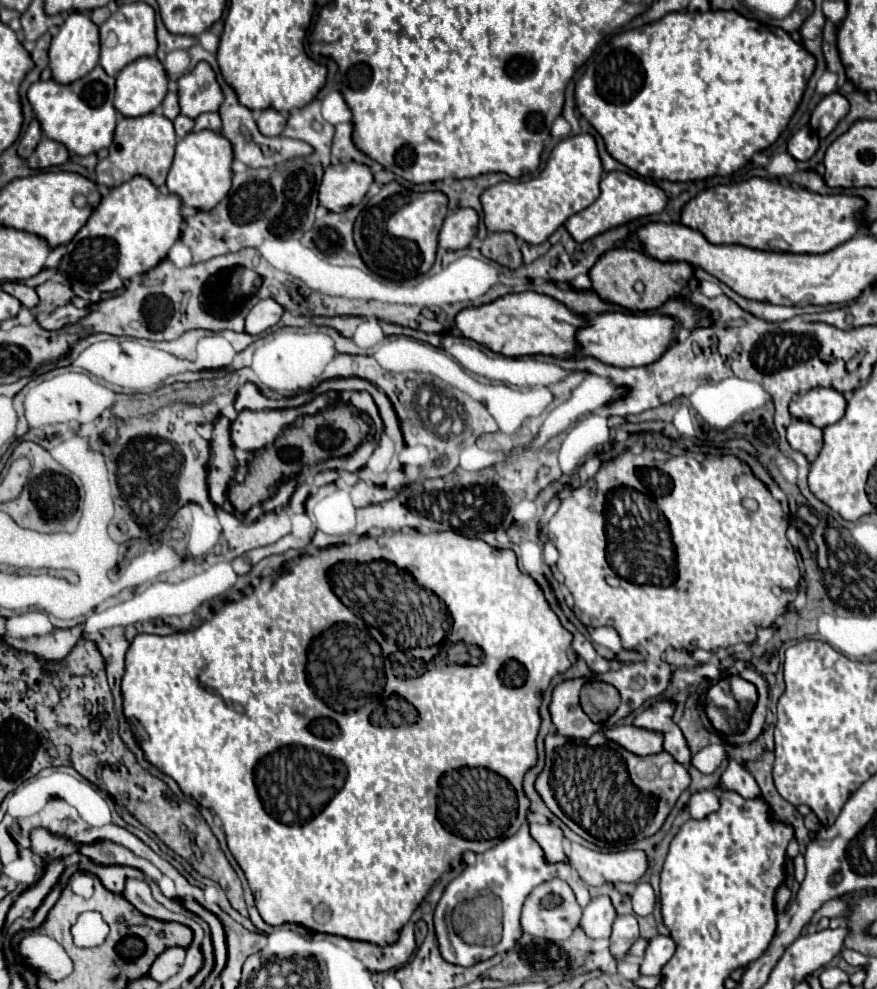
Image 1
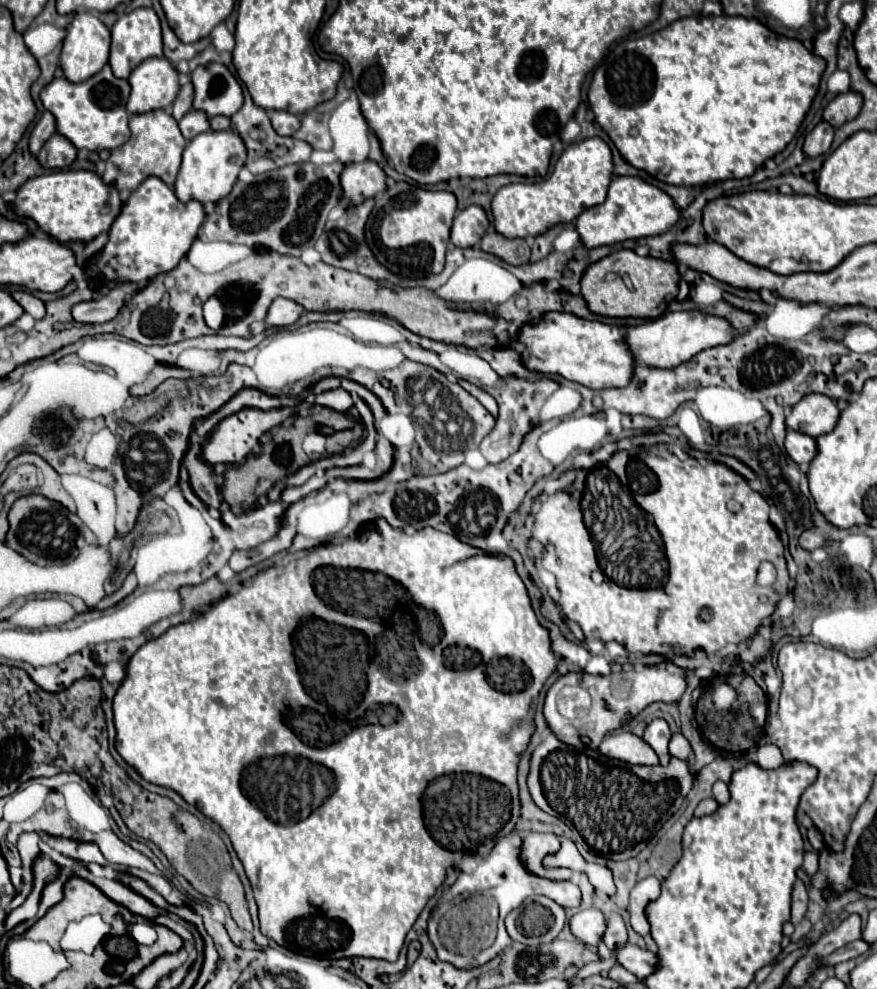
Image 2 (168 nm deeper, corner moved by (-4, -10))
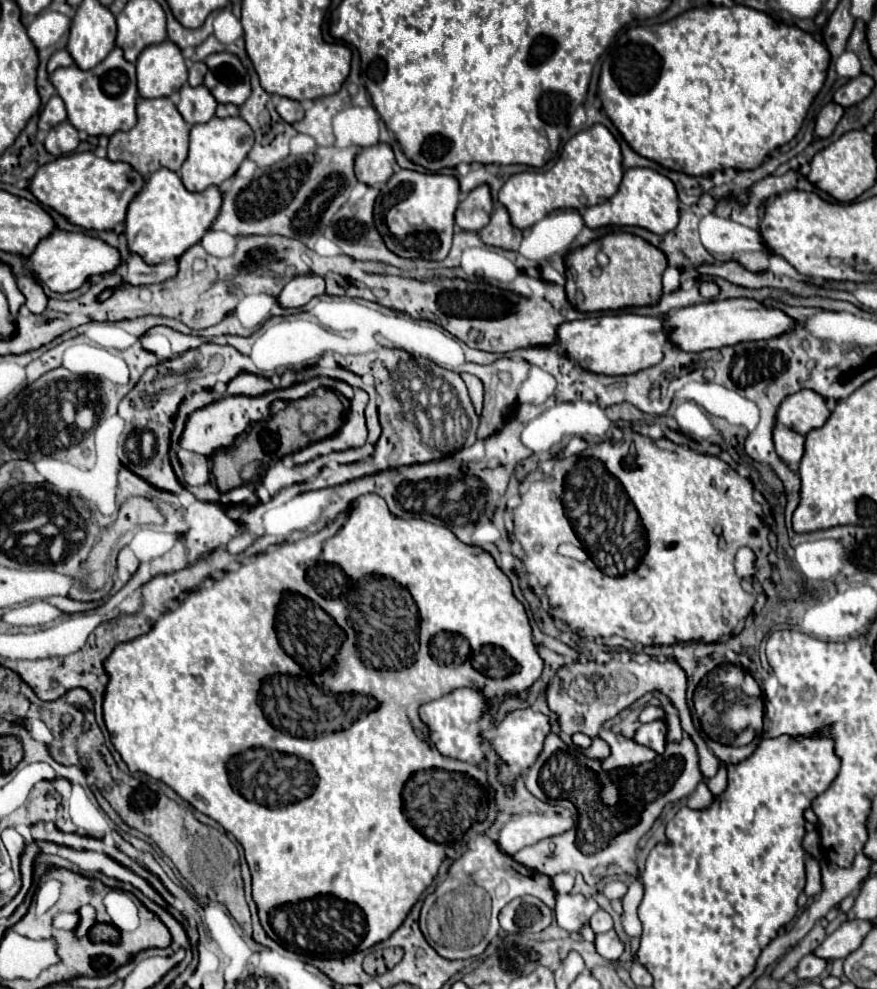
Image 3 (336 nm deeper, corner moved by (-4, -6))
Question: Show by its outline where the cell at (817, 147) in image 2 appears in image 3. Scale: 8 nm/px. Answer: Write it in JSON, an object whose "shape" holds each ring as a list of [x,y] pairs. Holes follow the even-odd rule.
{"shape":[[[827,104],[821,108],[819,116],[817,116],[817,122],[815,122],[815,136],[817,138],[829,138],[831,132],[835,130],[837,122],[841,120],[843,116],[843,108],[839,104]]]}

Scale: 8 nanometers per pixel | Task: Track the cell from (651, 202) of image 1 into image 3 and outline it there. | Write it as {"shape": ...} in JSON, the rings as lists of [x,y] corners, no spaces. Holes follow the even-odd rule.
{"shape":[[[629,168],[623,174],[623,182],[617,194],[603,204],[587,208],[581,216],[585,226],[591,230],[603,226],[639,226],[653,234],[667,234],[679,222],[679,198],[673,182],[667,176],[649,168]]]}

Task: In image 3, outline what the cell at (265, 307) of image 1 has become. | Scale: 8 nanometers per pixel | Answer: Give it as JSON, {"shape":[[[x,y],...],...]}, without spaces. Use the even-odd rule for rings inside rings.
{"shape":[[[297,276],[285,284],[277,302],[281,308],[303,308],[311,298],[321,296],[325,292],[325,280],[319,276]]]}

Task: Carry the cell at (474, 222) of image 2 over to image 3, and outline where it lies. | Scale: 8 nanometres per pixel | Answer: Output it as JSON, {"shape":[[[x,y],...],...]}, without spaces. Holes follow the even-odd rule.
{"shape":[[[479,186],[459,202],[459,208],[455,212],[455,222],[461,230],[479,232],[489,222],[491,210],[493,208],[491,208],[489,186]]]}

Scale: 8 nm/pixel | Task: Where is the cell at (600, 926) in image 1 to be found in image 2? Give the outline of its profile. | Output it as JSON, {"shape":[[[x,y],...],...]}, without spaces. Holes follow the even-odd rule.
{"shape":[[[597,908],[581,910],[569,918],[569,928],[573,936],[591,946],[597,946],[601,942],[603,926],[605,926],[605,916]]]}

